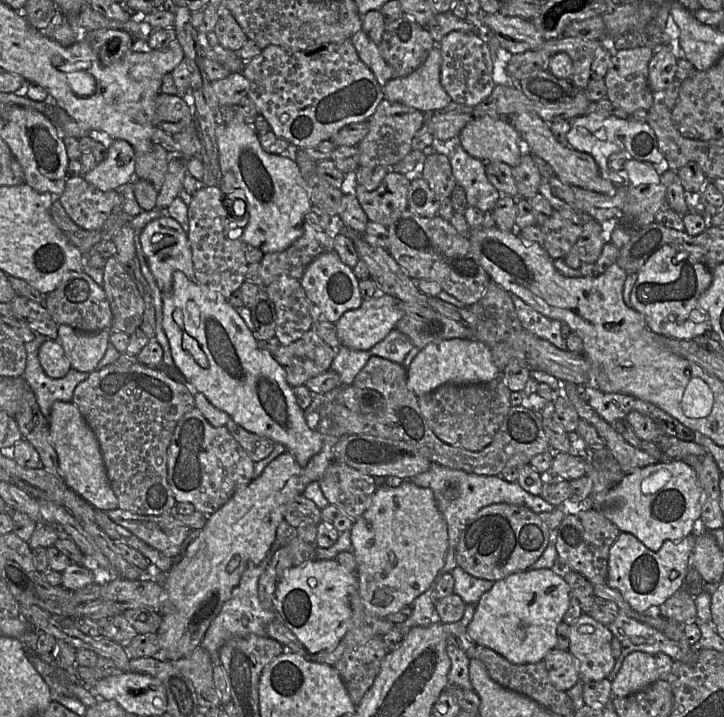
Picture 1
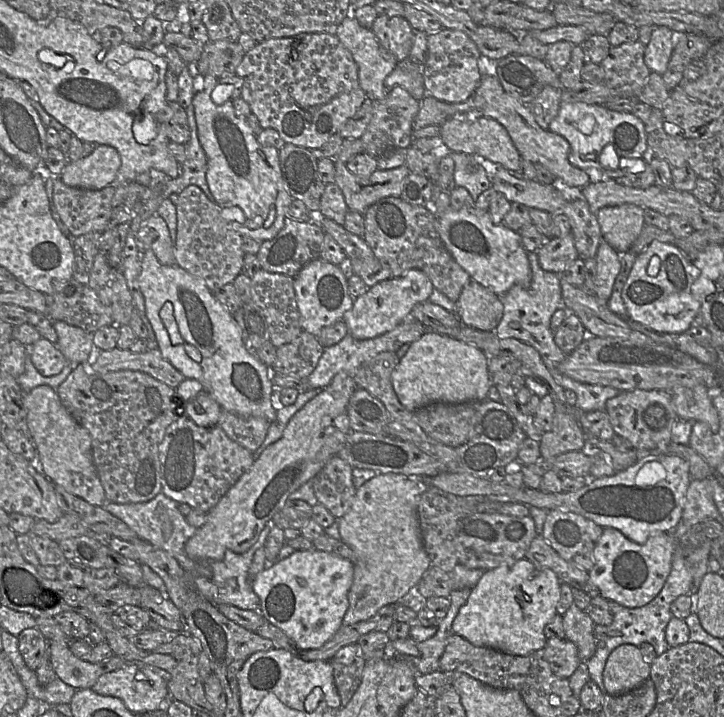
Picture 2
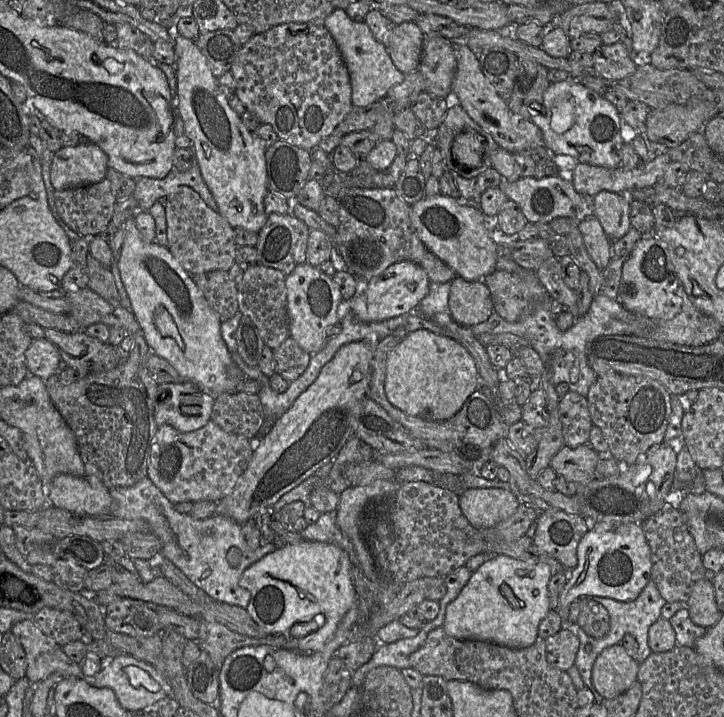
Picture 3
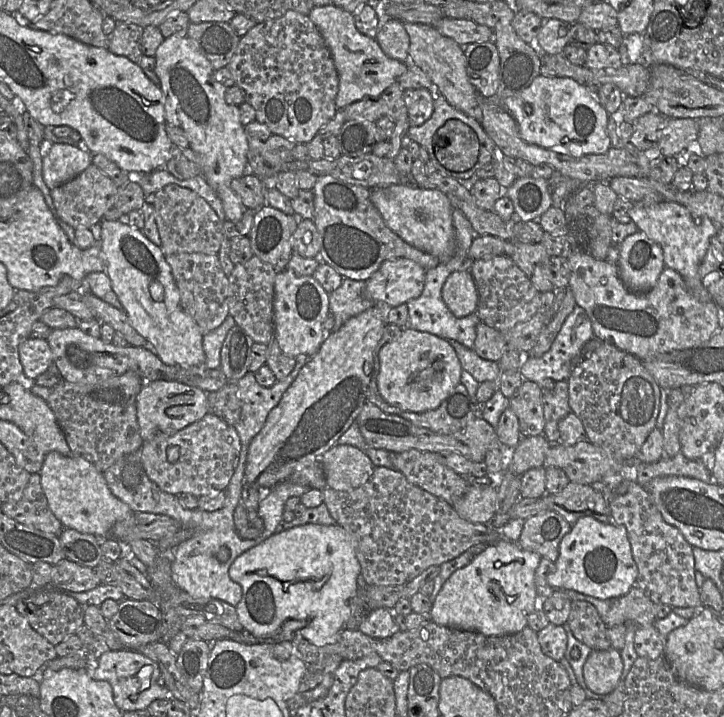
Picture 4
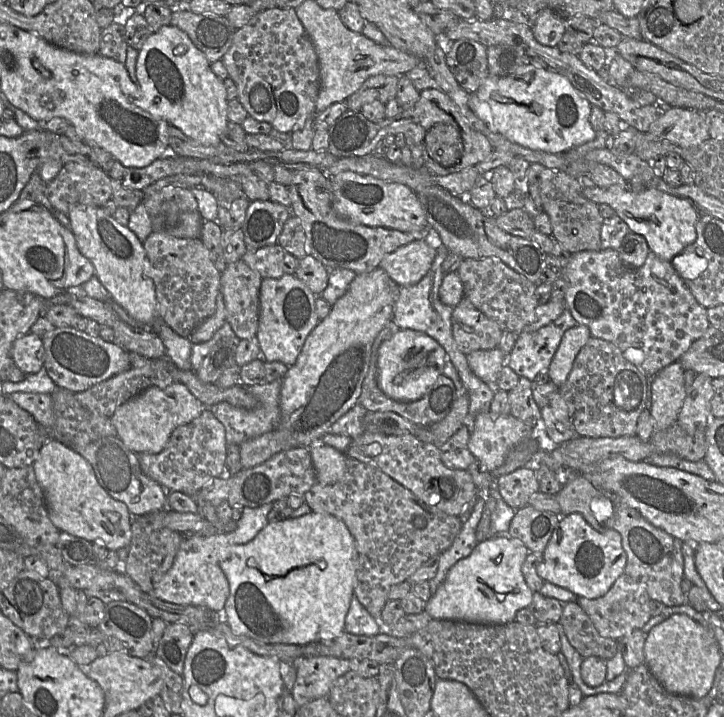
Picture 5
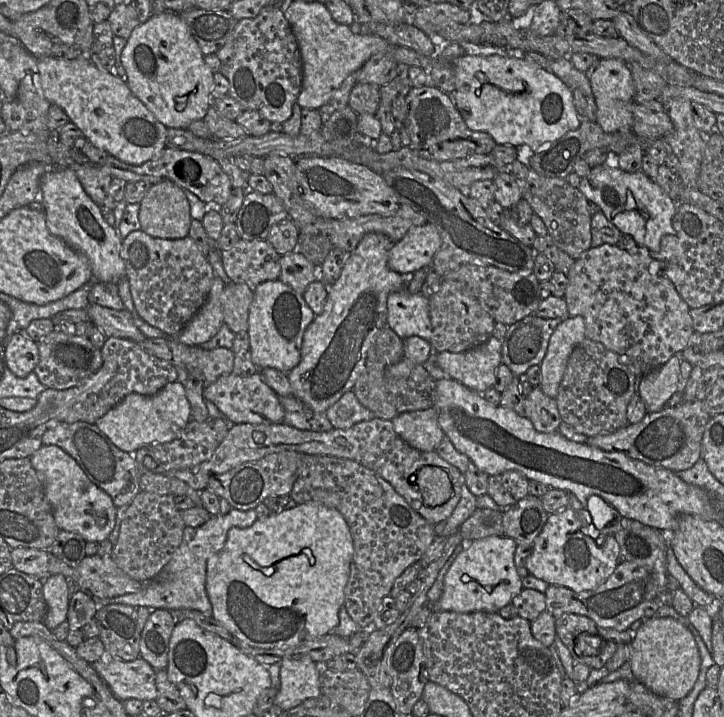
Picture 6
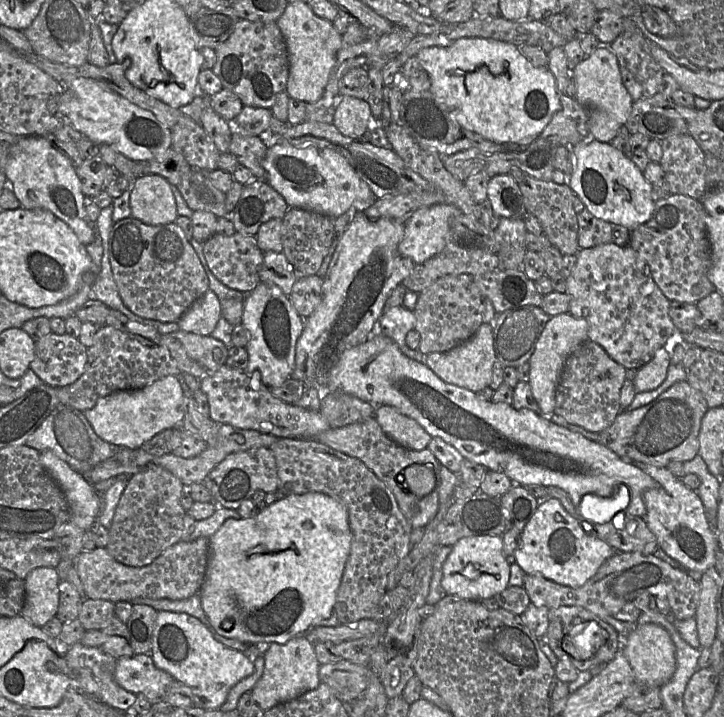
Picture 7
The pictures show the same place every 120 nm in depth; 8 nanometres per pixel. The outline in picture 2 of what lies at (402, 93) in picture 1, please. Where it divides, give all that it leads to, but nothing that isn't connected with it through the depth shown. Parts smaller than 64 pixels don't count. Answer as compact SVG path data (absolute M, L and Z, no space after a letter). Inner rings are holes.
M405 59L399 62L395 70L385 79L385 87L388 91L401 87L421 101L427 95L423 73L424 64Z

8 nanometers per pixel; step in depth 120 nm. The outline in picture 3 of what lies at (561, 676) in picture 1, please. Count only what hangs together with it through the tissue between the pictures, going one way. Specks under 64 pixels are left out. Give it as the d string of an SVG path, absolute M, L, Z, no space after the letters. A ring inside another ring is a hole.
M562 627L557 634L546 638L545 644L547 660L553 667L567 671L575 666L580 642L569 628Z

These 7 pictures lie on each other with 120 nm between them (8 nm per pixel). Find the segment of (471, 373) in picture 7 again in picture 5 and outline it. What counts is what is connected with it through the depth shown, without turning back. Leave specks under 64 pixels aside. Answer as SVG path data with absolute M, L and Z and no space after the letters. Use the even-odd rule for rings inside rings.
M498 347L478 350L467 354L467 362L475 376L487 384L495 385L506 363L506 355Z

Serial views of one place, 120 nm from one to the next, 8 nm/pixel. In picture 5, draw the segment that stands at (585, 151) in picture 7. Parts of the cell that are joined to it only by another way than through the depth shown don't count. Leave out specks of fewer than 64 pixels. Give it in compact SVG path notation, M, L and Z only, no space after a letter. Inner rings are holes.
M598 186L583 188L583 194L593 203L611 206L616 215L629 227L632 233L645 238L648 247L659 258L671 262L697 238L696 223L700 214L692 203L661 192L651 187L631 190L620 186L601 188Z

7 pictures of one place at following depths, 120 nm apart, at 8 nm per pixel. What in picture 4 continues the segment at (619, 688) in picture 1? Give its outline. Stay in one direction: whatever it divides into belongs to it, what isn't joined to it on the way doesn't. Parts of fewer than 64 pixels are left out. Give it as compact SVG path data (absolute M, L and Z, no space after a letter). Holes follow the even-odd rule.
M611 647L593 651L587 658L583 674L587 687L596 694L608 695L618 686L623 673L620 651Z

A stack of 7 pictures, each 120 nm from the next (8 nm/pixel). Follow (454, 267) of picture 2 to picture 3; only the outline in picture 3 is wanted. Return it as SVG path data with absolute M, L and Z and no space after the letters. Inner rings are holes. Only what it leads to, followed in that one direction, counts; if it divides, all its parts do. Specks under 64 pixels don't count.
M350 188L336 198L339 204L339 226L335 248L345 268L359 281L380 275L390 265L411 261L426 272L430 282L450 283L454 271L429 251L411 224L411 206L399 198L393 188Z

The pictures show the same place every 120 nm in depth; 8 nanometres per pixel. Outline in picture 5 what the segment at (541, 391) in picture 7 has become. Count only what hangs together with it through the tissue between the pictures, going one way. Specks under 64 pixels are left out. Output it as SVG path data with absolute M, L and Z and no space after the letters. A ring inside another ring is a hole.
M582 324L564 333L547 372L550 381L559 388L565 384L578 353L590 338L589 329Z

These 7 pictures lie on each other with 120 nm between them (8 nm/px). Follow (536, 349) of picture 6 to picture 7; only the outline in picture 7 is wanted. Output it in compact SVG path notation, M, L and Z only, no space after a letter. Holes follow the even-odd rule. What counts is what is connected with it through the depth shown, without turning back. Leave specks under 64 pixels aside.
M521 306L497 314L490 323L496 361L510 367L529 362L550 319L550 315L535 306Z

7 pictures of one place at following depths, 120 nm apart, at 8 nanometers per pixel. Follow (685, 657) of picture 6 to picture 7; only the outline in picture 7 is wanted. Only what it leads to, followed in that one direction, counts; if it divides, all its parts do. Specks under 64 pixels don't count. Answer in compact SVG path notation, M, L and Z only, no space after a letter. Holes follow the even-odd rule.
M657 624L640 625L632 631L623 652L636 681L661 687L675 672L675 645L669 633Z

